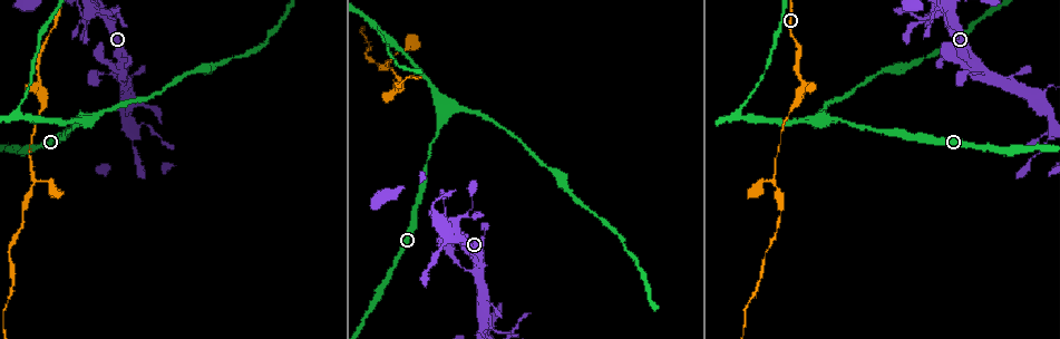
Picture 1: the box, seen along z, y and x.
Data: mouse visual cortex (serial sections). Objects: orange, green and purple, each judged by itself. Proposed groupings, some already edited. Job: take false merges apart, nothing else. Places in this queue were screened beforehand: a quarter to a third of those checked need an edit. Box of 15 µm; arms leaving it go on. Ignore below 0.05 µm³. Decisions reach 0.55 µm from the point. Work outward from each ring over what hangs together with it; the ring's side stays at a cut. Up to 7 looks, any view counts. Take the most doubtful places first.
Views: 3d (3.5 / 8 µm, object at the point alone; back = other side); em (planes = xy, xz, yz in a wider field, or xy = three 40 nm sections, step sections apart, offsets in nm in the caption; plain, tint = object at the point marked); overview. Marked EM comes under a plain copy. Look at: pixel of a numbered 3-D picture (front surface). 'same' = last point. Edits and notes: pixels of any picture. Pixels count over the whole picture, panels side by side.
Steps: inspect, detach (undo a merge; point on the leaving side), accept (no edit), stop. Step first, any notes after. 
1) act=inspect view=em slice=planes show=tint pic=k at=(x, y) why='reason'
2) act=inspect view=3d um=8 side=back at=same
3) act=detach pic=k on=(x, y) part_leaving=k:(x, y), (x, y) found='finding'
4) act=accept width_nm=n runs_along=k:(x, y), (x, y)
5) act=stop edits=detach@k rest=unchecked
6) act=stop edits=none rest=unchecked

act=inspect view=3d um=3.5 pic=1 at=(396, 90) why='a fork'

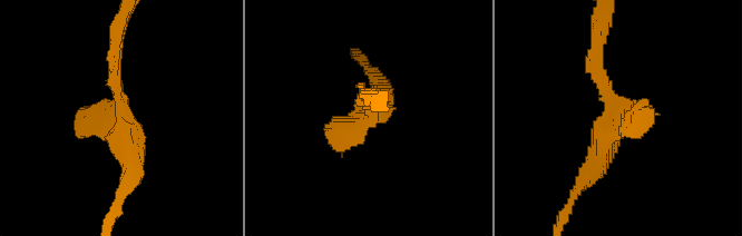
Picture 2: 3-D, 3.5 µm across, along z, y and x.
act=inspect view=em slice=xy step=1 show=tint pic=2 at=(371, 115) why='shape alone is not enough'

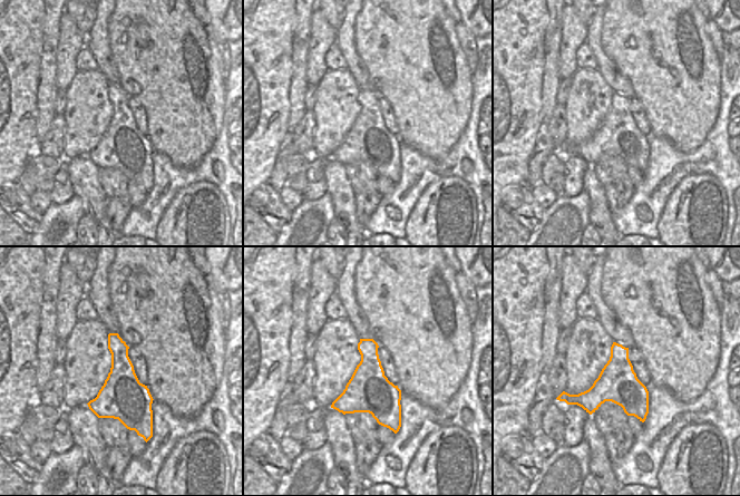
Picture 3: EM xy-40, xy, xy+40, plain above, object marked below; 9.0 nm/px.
act=accept runs_along=2:(119, 36), (115, 95), (133, 173) found='all the same cell'

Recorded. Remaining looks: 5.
act=inspect view=3d um=3.5 pic=1 at=(774, 181)

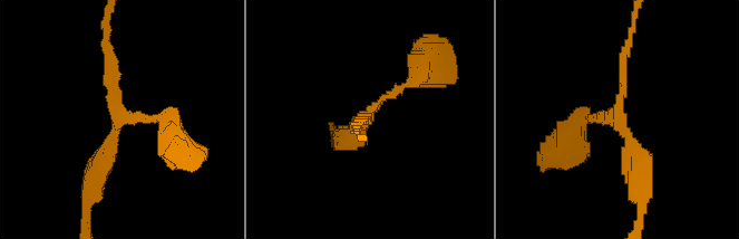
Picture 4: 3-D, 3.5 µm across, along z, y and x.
act=inspect view=em slice=xy step=5 show=tint pic=4 at=(619, 114) arms=3 arm_widths_nm=100,150,300 why='need the tissue'

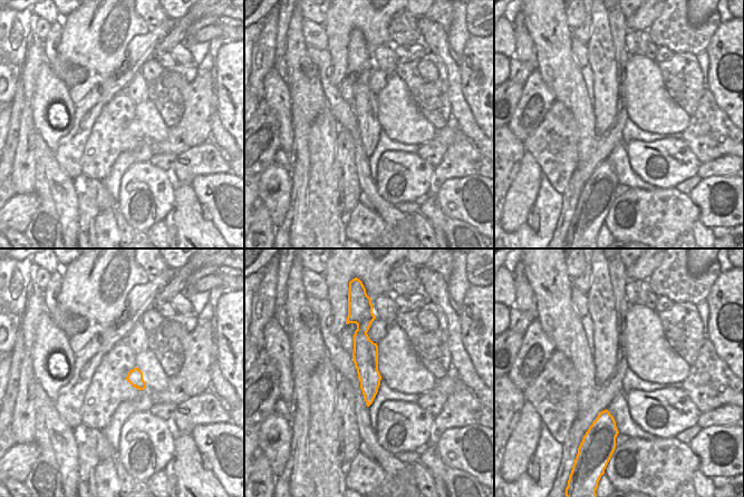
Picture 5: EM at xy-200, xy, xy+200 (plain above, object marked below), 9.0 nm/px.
act=accept runs_along=5:(360, 315), (368, 401) found='all the same cell'

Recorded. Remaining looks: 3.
act=inspect view=3d um=8 pic=1 at=(451, 107)

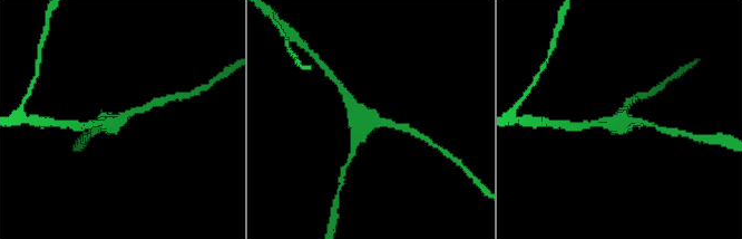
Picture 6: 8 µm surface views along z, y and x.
act=inspect view=em slice=xy step=5 show=tint pic=6 at=(369, 123) arms=3 arm_widths_nm=200,250,250 why='need the tissue'

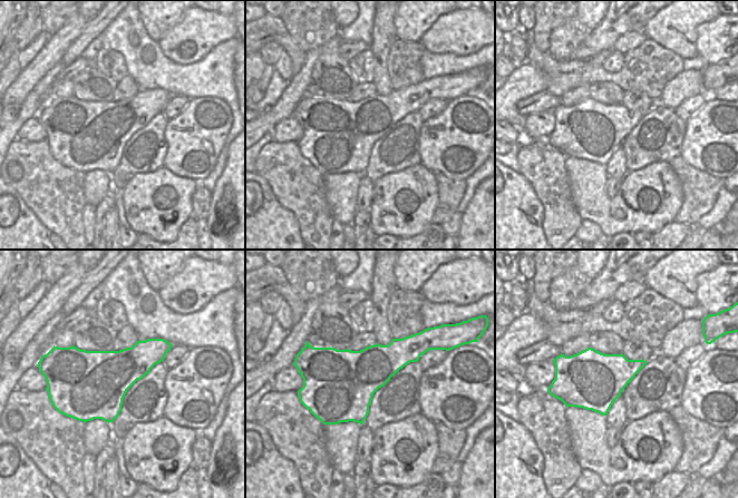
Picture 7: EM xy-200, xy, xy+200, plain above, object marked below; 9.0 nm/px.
act=accept runs_along=6:(353, 153), (364, 123), (392, 125) found='one cell here'

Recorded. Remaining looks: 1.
act=stop edits=none rest=unchecked

